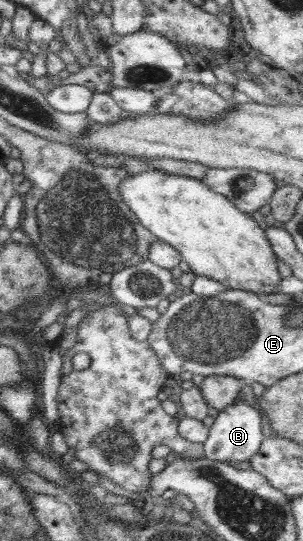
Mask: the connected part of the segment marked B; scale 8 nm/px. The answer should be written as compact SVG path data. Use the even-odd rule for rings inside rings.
M238 401L223 408L209 428L209 436L202 443L203 457L210 461L251 461L254 454L258 454L262 442L265 440L261 428L262 415L258 409L248 405L246 401Z

